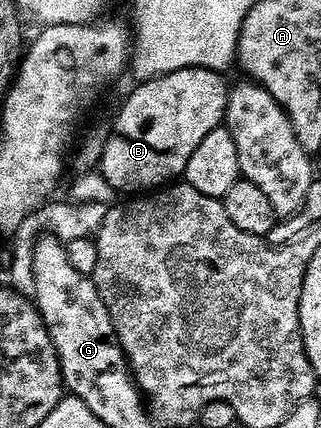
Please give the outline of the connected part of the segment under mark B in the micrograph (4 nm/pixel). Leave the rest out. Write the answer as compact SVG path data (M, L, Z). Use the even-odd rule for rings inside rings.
M178 65L177 69L172 70L170 74L159 74L155 78L138 81L138 86L126 96L125 103L122 104L121 111L118 112L117 119L113 122L113 130L111 126L111 133L105 139L105 148L99 163L99 171L106 178L106 182L110 184L111 188L125 196L137 196L142 192L156 191L158 188L164 187L184 175L187 160L191 160L191 152L195 152L195 148L201 143L203 136L207 136L207 132L211 132L215 127L224 123L225 109L227 108L231 86L230 83L225 83L225 78L221 74L224 73L218 72L216 69L208 70L202 66Z

